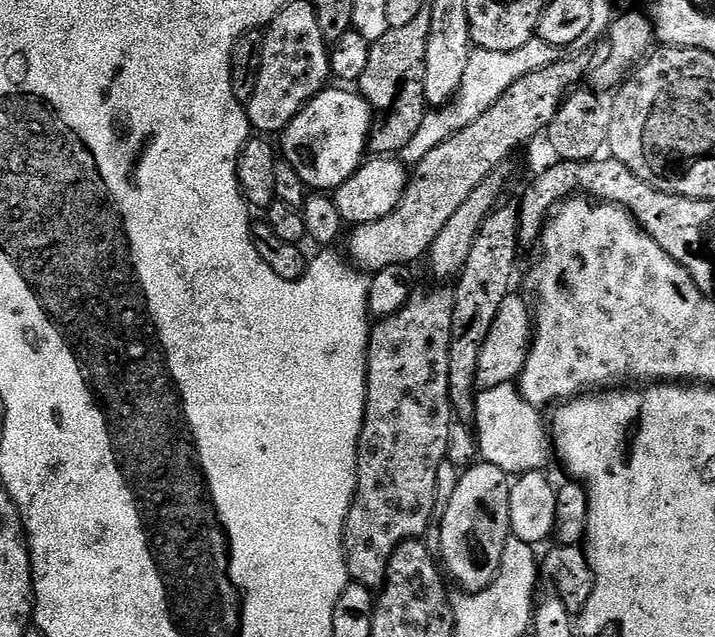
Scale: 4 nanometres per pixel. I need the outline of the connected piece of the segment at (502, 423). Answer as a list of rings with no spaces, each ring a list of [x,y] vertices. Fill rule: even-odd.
[[[515,385],[479,391],[474,421],[476,444],[480,447],[479,459],[490,466],[498,466],[498,470],[512,478],[547,469],[548,460],[552,458],[552,443],[541,416],[541,411],[526,403]]]

